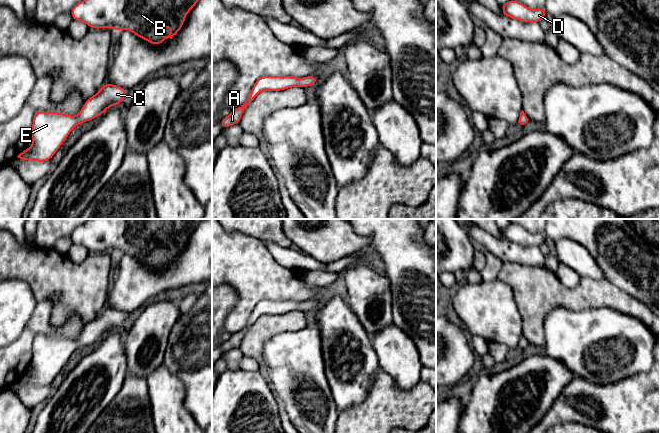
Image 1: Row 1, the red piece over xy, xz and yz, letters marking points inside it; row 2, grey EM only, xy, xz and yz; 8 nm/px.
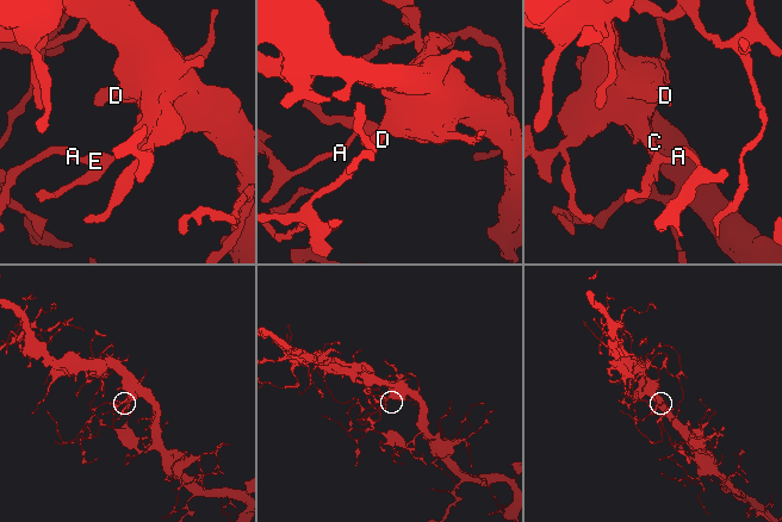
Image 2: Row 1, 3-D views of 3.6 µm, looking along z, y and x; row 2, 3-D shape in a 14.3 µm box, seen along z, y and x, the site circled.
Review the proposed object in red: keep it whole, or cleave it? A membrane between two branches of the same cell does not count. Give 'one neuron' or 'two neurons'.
one neuron

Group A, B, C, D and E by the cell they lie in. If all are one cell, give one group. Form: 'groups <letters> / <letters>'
groups A B C D E

